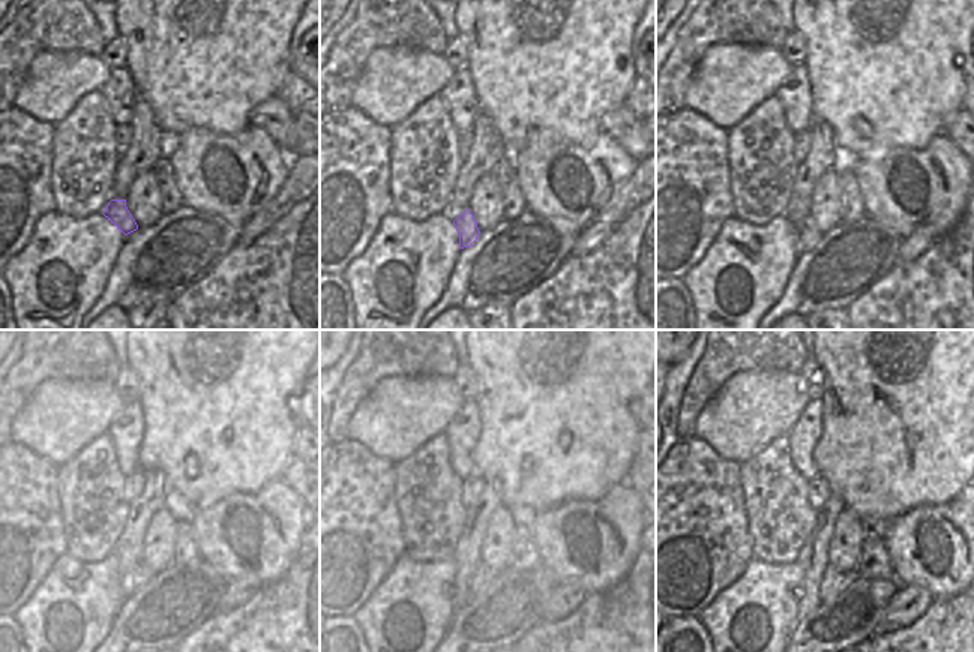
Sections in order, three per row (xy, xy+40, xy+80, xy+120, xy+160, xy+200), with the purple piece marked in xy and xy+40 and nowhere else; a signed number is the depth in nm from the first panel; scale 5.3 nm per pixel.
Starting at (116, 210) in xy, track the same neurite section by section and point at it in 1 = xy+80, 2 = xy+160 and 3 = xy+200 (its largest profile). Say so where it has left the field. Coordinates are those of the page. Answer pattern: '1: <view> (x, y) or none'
1: xy+80 (808, 236)
2: xy+160 (482, 576)
3: xy+200 (833, 582)

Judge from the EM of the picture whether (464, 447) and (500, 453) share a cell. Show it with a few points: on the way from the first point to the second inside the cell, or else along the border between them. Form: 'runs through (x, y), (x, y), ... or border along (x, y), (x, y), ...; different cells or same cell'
border along (480, 414), (480, 436), (471, 453), (473, 474); different cells

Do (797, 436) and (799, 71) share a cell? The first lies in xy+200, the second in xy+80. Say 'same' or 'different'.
same

